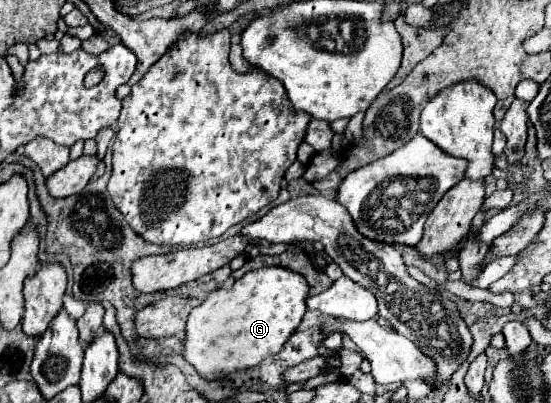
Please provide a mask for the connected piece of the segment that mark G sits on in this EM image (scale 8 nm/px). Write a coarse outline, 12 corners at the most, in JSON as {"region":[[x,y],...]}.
{"region":[[264,267],[190,311],[184,357],[206,379],[260,365],[310,285]]}

